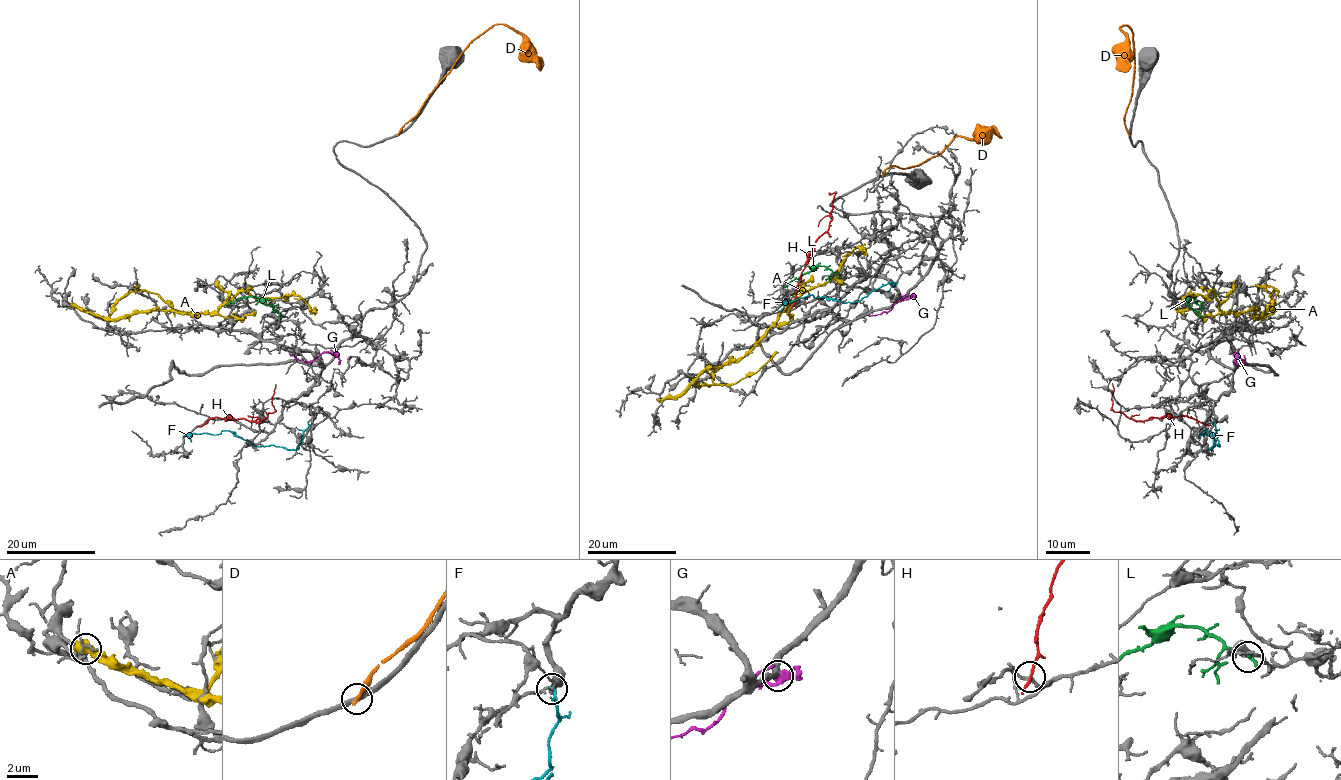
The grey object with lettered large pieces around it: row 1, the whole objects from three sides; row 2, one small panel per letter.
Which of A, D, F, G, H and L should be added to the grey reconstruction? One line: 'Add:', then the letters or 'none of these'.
Add: none of these

